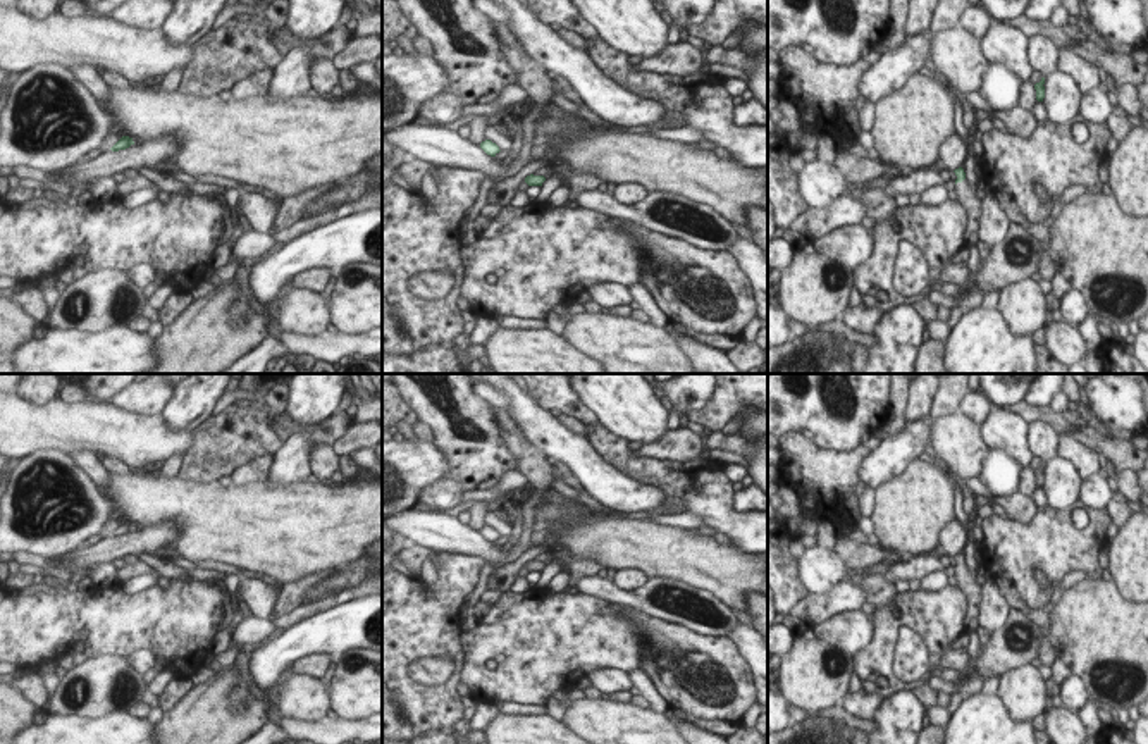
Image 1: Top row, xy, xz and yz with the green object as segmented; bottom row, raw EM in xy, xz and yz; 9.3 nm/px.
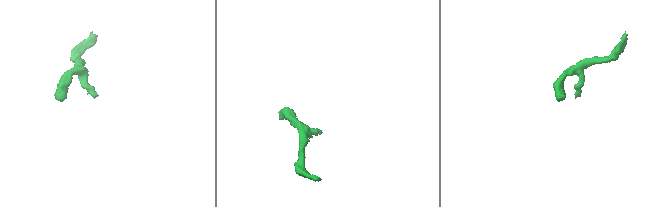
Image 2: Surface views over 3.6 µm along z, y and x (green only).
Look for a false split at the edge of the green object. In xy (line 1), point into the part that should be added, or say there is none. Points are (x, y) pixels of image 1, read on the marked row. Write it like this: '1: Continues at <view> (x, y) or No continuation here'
1: No continuation here

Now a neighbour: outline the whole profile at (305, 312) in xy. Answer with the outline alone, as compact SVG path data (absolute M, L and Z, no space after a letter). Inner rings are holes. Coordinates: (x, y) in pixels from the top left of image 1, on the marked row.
M291 289L281 301L279 329L303 336L318 336L332 324L327 300L312 289Z

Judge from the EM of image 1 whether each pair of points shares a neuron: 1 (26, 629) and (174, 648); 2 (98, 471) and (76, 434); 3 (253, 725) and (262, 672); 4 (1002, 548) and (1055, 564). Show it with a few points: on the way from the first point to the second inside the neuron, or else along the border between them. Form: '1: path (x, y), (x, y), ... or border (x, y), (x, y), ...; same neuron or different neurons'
1: path (62, 619), (138, 622); same neuron
2: border (95, 452), (83, 450), (71, 455); different neurons
3: border (291, 663), (267, 693); different neurons
4: path (1016, 548), (1042, 550); same neuron

